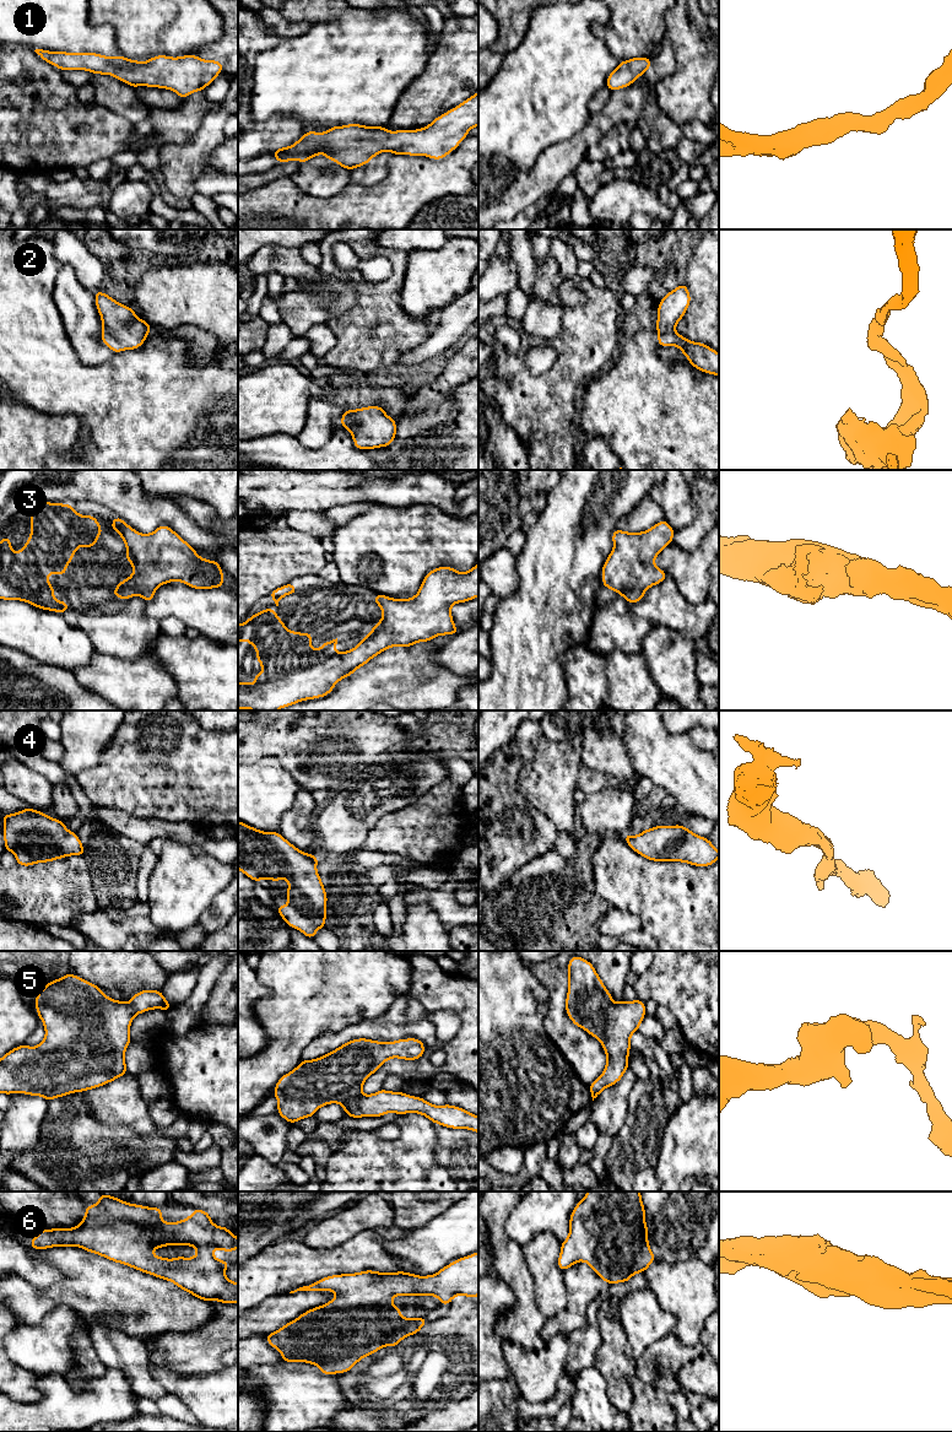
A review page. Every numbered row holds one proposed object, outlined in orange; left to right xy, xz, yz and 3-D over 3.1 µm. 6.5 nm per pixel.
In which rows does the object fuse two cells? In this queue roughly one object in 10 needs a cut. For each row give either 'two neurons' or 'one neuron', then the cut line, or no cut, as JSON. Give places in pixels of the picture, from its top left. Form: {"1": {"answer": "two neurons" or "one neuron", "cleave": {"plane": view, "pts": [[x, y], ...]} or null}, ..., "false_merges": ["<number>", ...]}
{"1": {"answer": "one neuron", "cleave": null}, "2": {"answer": "one neuron", "cleave": null}, "3": {"answer": "one neuron", "cleave": null}, "4": {"answer": "one neuron", "cleave": null}, "5": {"answer": "one neuron", "cleave": null}, "6": {"answer": "one neuron", "cleave": null}, "false_merges": []}

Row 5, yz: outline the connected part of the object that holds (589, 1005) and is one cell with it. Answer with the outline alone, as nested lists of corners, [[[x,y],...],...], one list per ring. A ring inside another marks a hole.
[[[573,956],[568,963],[566,1011],[575,1026],[600,1041],[606,1053],[606,1066],[601,1076],[589,1085],[594,1101],[604,1088],[618,1082],[629,1068],[631,1036],[638,1031],[640,1022],[645,1017],[645,1003],[638,999],[629,1003],[623,1000],[621,1003],[613,1003],[610,991],[597,976],[594,966],[579,956]]]

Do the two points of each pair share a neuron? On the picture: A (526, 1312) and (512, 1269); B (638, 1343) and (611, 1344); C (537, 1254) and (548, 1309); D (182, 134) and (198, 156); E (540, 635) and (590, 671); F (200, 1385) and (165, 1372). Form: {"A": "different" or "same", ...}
{"A": "same", "B": "different", "C": "same", "D": "different", "E": "different", "F": "same"}

